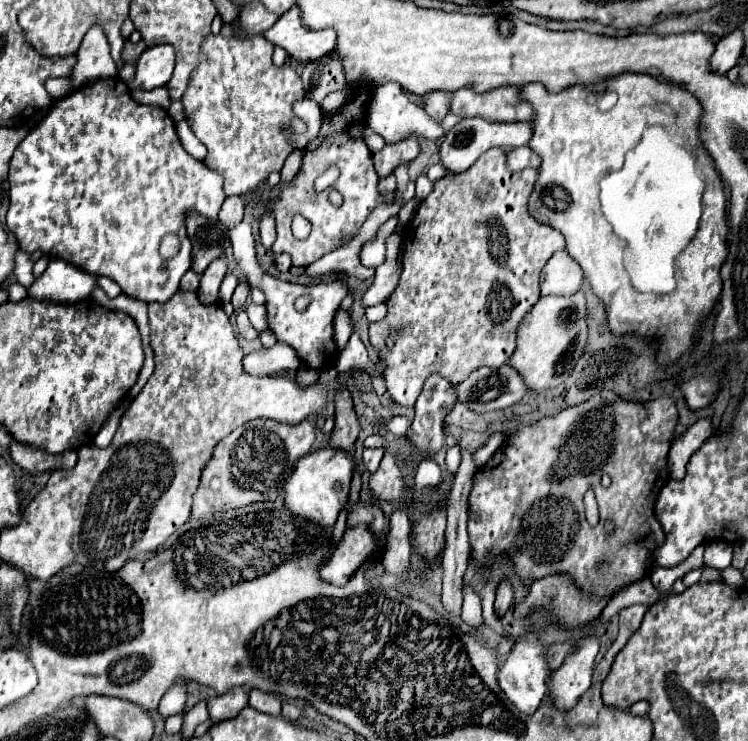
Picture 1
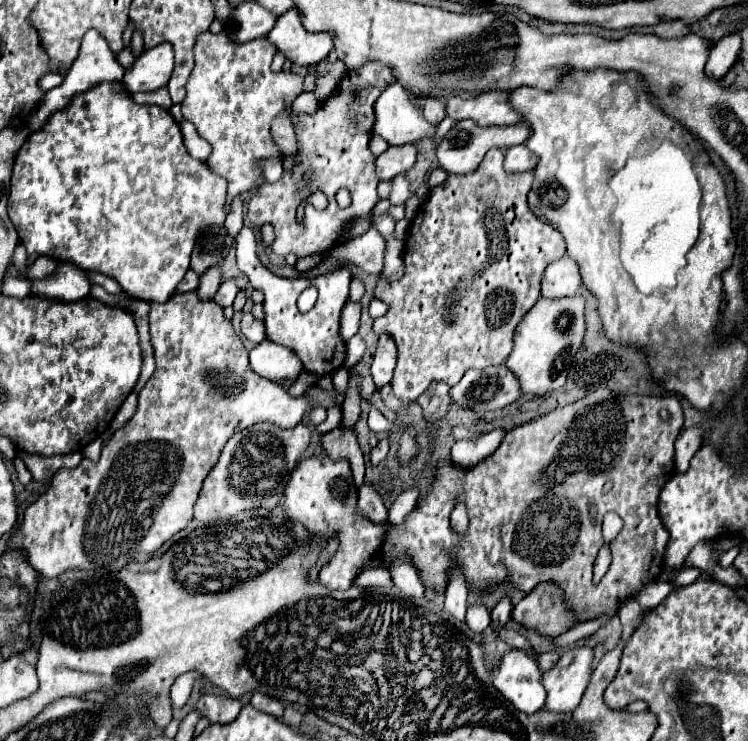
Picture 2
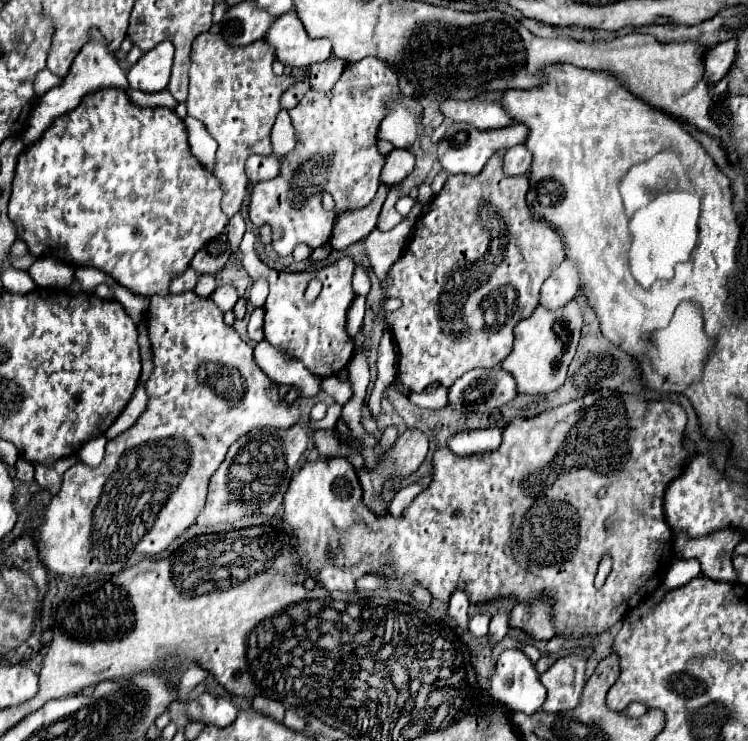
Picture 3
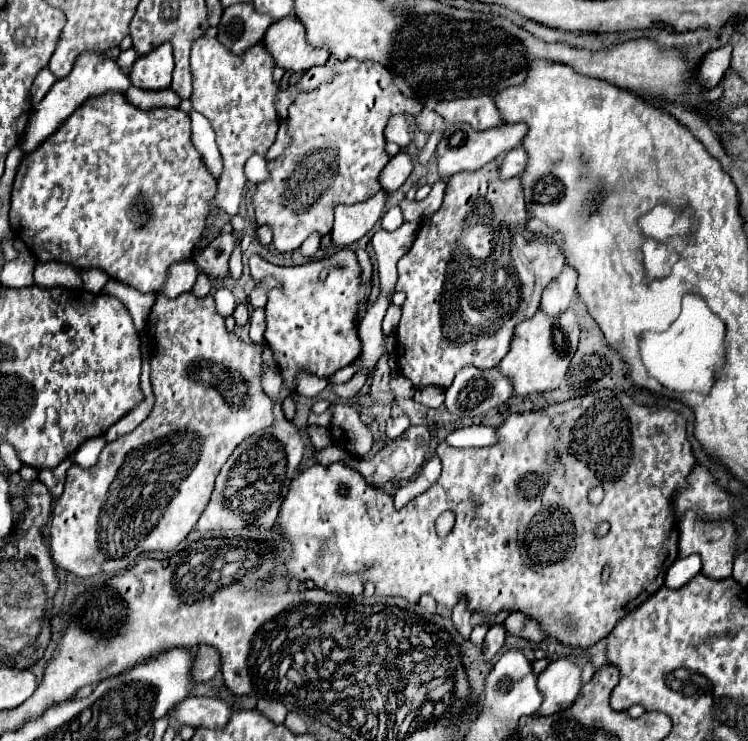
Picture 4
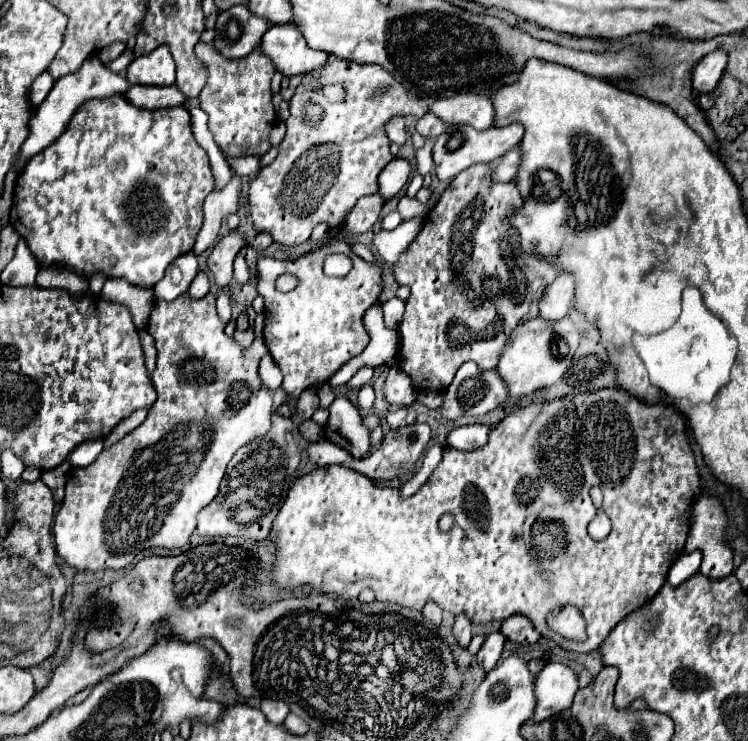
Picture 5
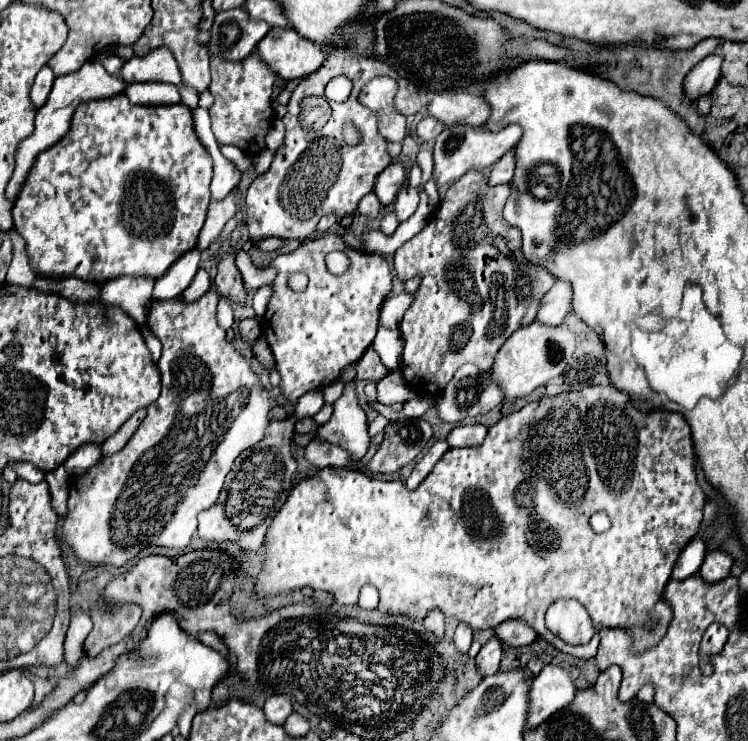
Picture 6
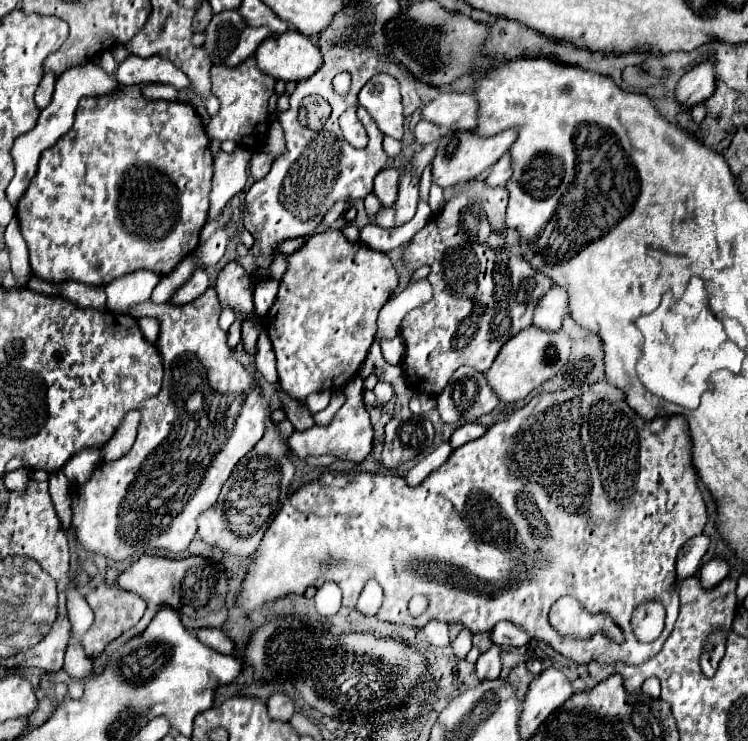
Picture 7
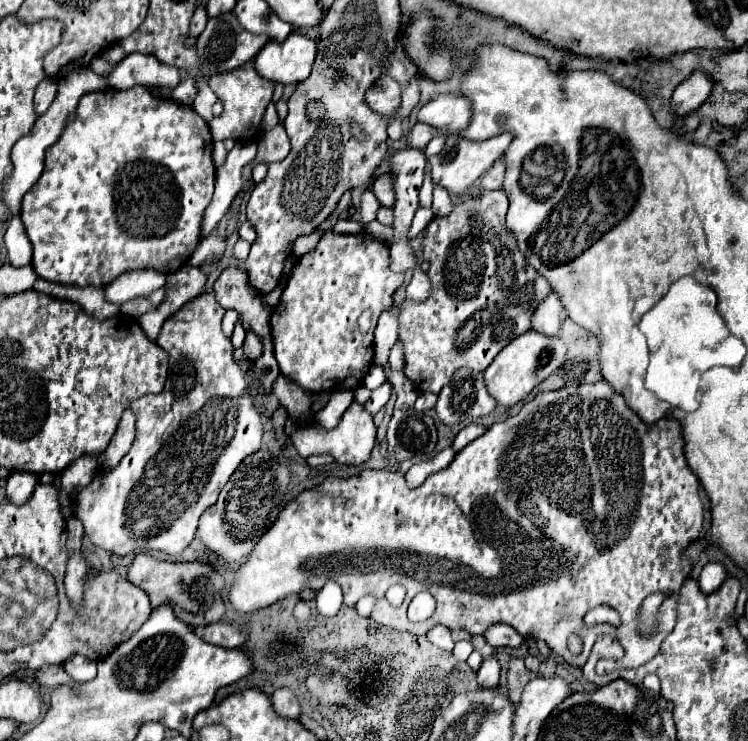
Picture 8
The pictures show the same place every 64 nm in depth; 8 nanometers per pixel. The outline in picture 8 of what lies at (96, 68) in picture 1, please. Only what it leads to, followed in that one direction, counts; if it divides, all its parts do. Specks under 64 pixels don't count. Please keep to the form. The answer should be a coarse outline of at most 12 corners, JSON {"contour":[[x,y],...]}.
{"contour":[[90,66],[72,68],[52,106],[12,148],[4,184],[12,214],[40,178],[44,152],[64,132],[80,96],[110,88]]}

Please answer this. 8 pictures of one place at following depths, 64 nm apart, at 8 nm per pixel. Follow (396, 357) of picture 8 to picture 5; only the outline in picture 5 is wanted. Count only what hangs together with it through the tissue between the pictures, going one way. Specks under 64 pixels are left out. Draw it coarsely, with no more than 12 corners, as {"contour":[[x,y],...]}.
{"contour":[[382,303],[367,310],[370,342],[328,381],[345,385],[362,366],[394,364],[398,332],[383,322]]}

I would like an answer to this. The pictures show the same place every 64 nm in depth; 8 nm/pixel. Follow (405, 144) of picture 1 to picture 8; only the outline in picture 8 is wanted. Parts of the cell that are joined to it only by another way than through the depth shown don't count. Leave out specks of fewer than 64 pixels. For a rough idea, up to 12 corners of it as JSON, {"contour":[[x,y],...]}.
{"contour":[[382,174],[372,192],[382,206],[394,206],[394,178]]}

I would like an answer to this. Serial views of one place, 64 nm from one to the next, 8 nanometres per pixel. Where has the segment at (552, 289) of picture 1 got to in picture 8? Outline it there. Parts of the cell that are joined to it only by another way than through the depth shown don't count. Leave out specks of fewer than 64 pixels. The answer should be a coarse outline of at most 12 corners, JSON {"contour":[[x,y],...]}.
{"contour":[[550,292],[532,316],[532,328],[546,336],[560,330],[564,306]]}

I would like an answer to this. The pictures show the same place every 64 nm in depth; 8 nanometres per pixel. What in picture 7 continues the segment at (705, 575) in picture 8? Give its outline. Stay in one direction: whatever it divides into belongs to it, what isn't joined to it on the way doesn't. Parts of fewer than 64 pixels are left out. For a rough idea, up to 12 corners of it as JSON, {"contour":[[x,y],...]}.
{"contour":[[724,558],[702,564],[704,588],[720,584],[730,568]]}

